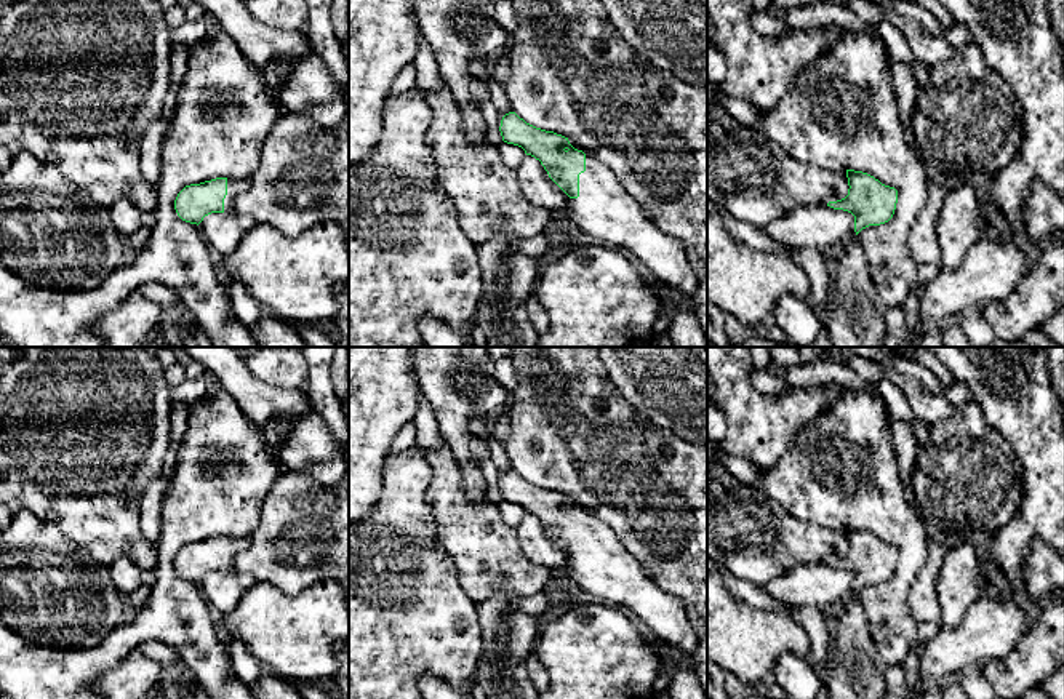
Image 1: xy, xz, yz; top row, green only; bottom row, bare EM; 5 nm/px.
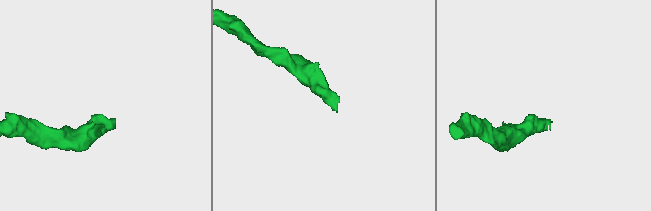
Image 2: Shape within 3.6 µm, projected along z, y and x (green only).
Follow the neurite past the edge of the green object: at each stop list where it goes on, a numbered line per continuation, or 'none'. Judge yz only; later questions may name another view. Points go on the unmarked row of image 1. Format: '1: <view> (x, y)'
none

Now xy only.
1: xy (234, 544)

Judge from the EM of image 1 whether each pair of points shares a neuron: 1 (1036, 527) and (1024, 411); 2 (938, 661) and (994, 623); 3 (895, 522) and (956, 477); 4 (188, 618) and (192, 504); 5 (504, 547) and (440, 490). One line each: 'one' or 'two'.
1: one
2: one
3: two
4: one
5: one

